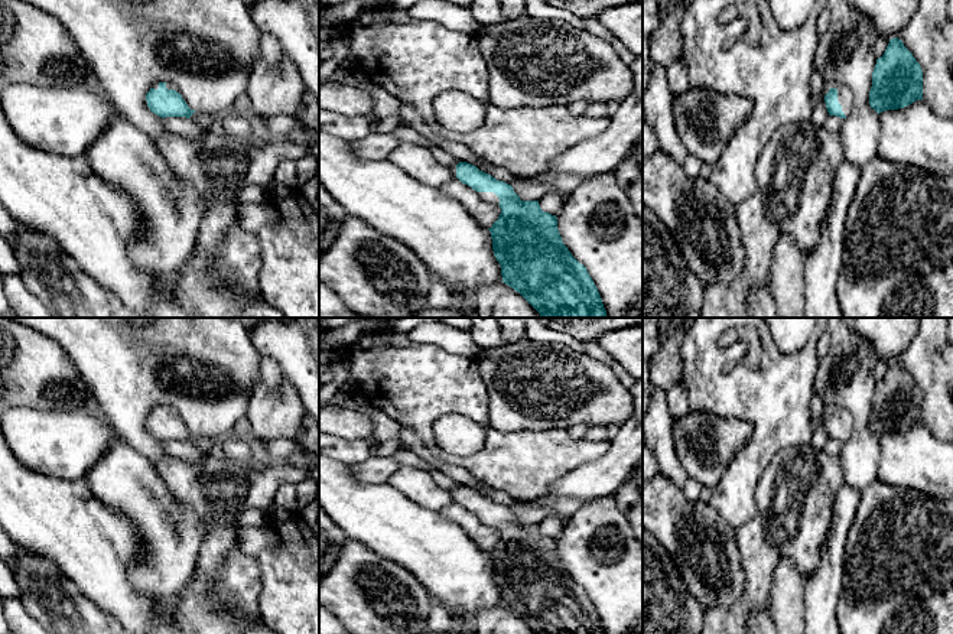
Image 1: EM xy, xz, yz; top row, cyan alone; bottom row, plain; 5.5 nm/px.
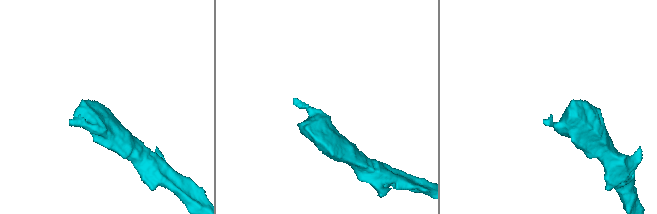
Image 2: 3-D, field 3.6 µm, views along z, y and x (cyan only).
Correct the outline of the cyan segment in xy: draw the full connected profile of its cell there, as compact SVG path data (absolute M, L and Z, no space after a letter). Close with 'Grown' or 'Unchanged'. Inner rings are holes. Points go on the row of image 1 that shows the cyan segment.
M157 82L146 94L147 107L156 116L165 117L186 117L195 113L191 110L180 95L179 88L173 82Z. Grown

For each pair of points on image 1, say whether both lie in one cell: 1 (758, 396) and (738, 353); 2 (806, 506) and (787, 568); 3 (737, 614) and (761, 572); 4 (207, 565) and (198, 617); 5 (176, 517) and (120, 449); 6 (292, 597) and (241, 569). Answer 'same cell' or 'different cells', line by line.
1: same cell
2: different cells
3: same cell
4: different cells
5: same cell
6: different cells

